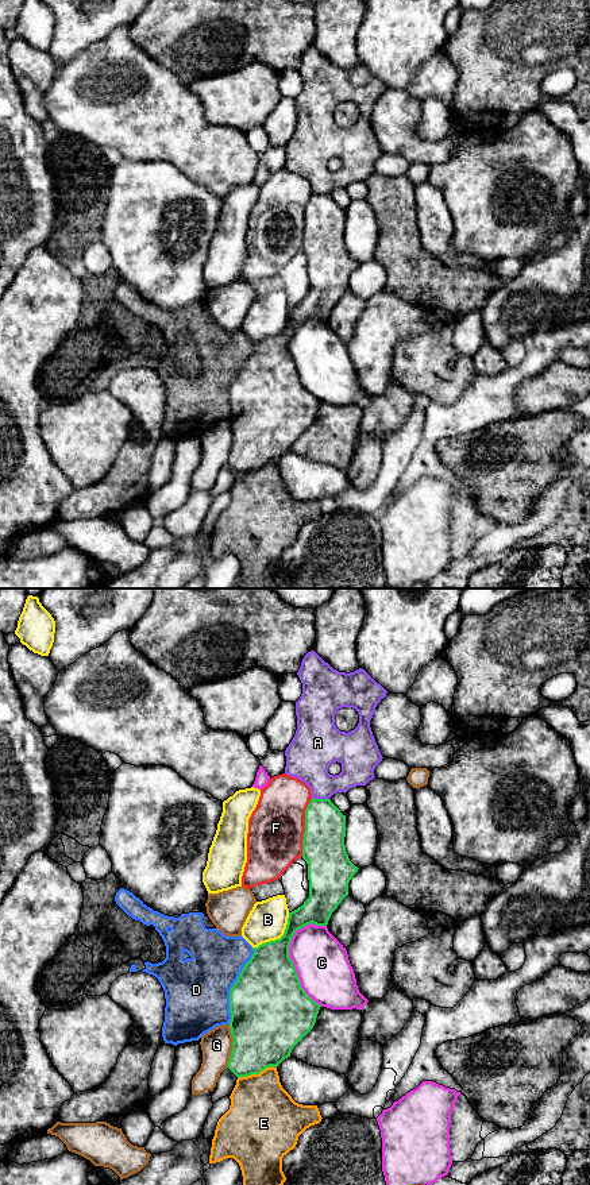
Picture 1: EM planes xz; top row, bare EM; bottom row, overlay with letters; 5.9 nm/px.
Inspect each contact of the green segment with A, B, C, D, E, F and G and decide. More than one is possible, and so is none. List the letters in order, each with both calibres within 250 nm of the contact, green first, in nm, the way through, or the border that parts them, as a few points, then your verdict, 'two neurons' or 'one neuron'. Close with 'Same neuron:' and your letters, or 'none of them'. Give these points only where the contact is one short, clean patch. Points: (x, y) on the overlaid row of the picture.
A: 240/260 nm | one neuron
B: 320/240 nm | two neurons
C: 420/320 nm | two neurons
D: 460/380 nm | two neurons
E: 380/400 nm | two neurons
F: 260/340 nm | two neurons
G: 440/190 nm | two neurons
Same neuron: A

